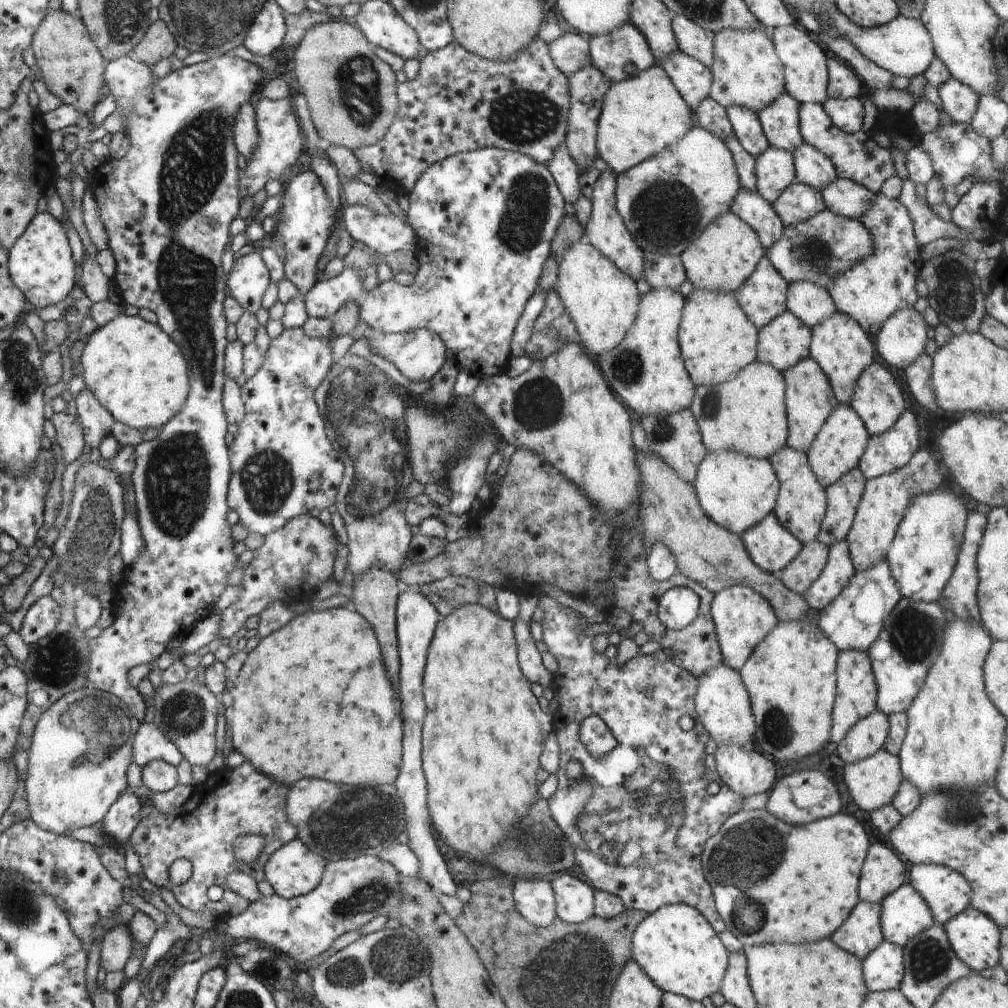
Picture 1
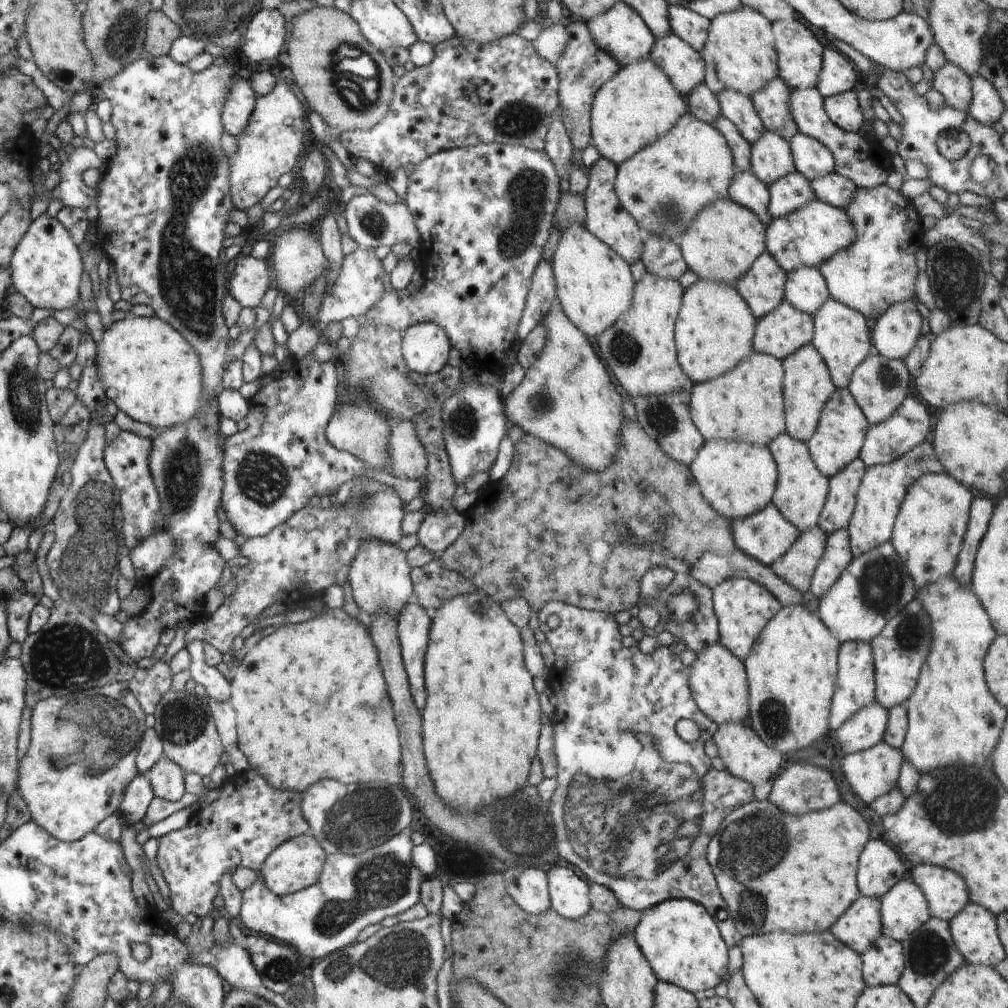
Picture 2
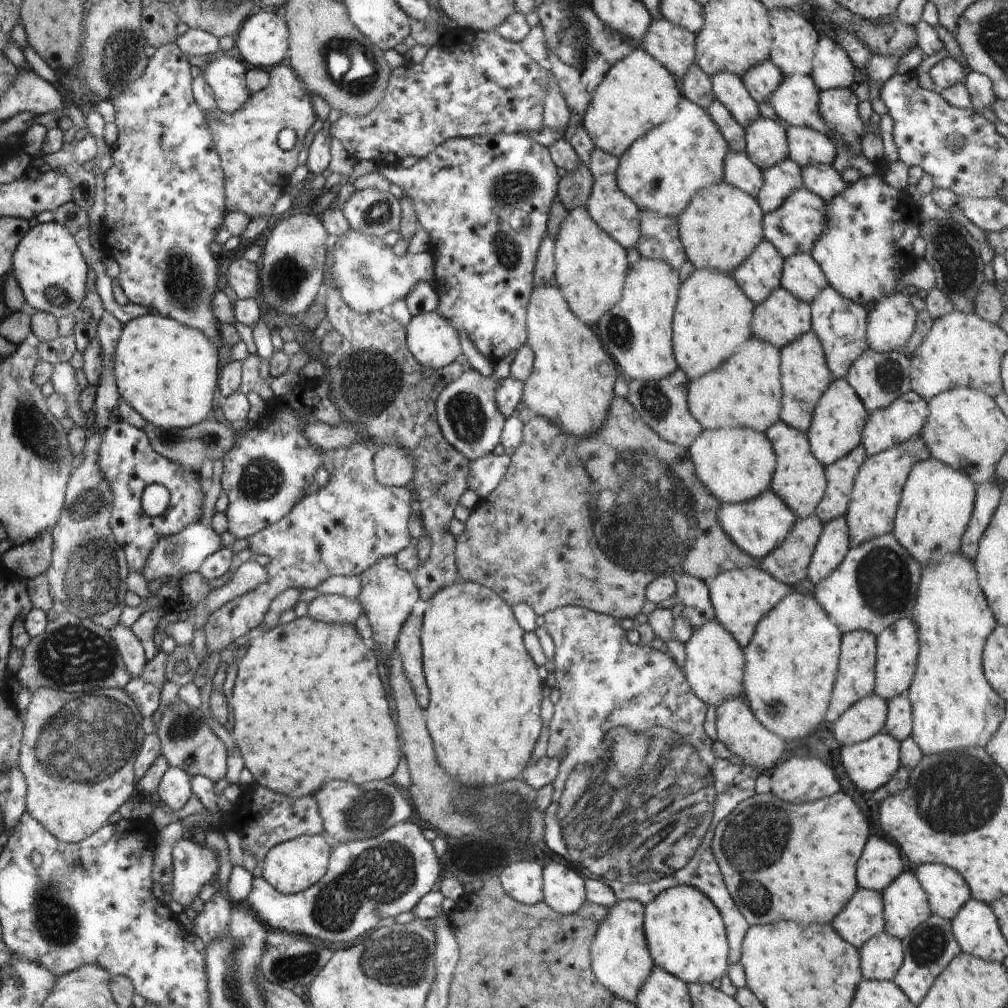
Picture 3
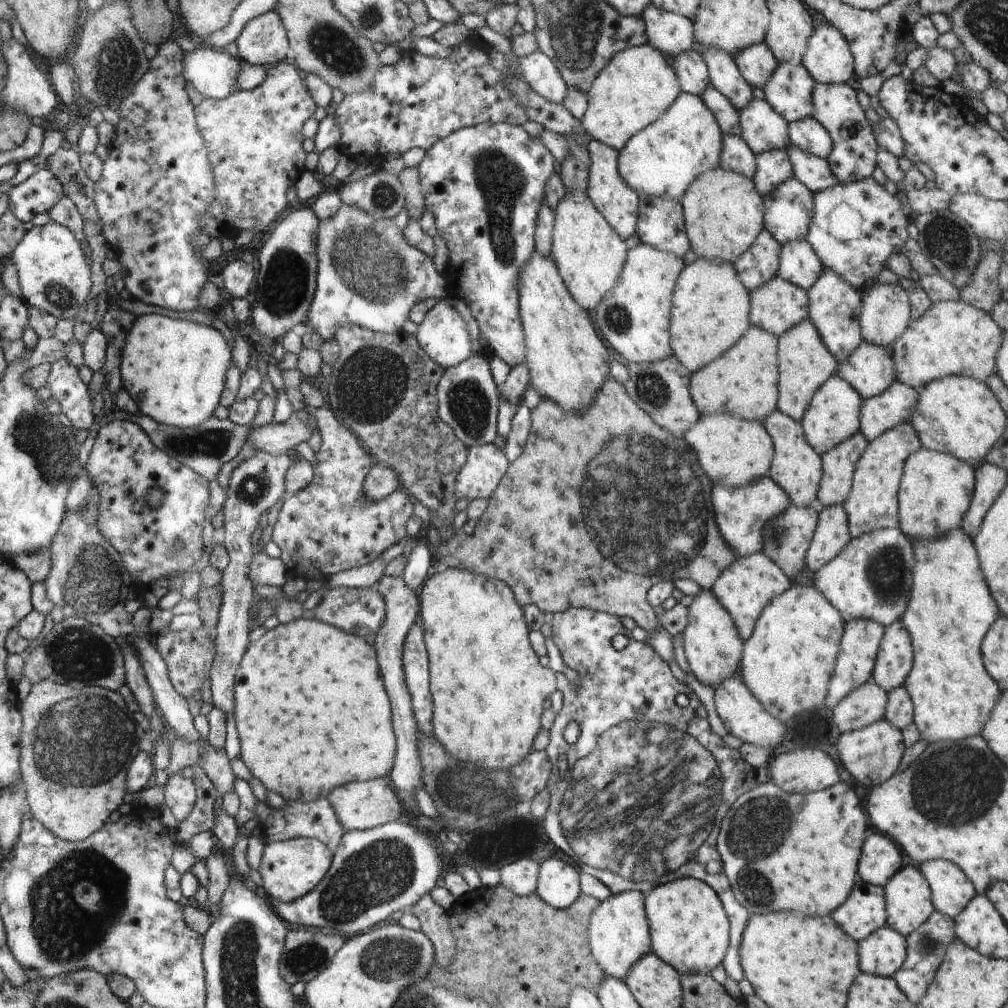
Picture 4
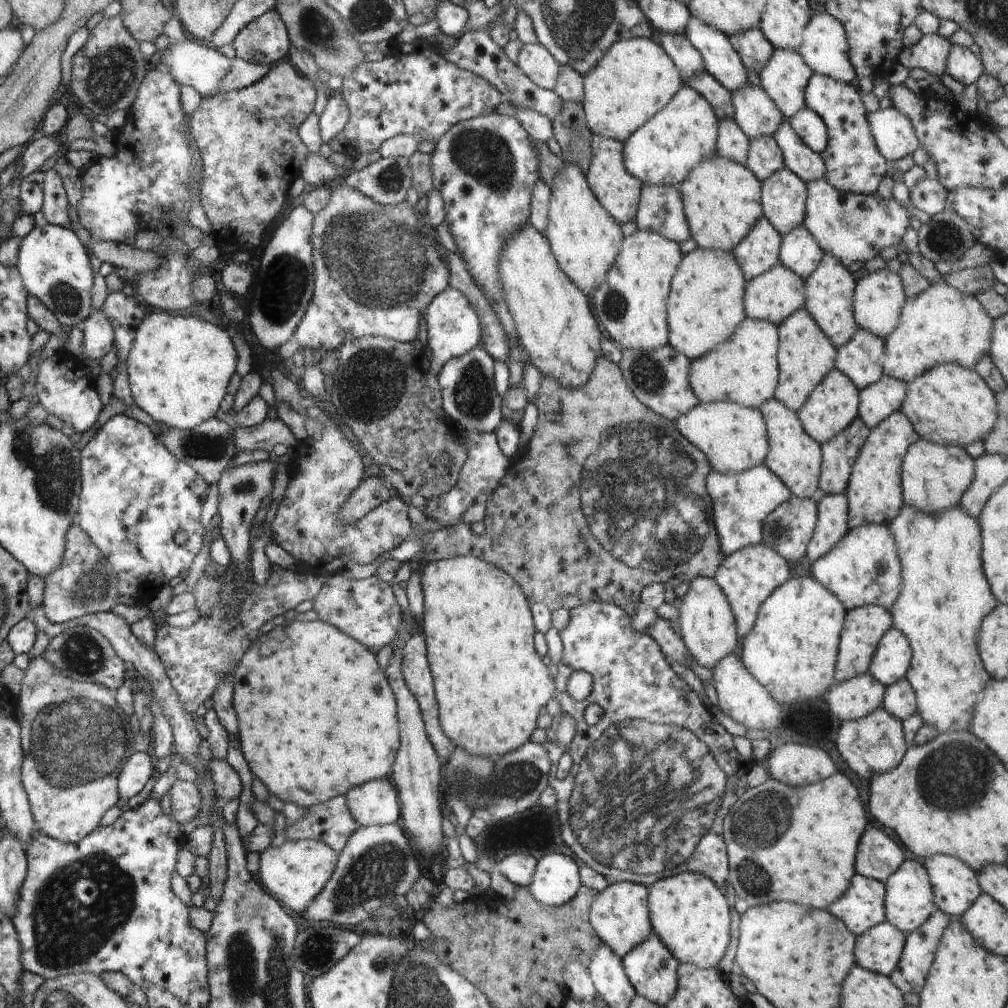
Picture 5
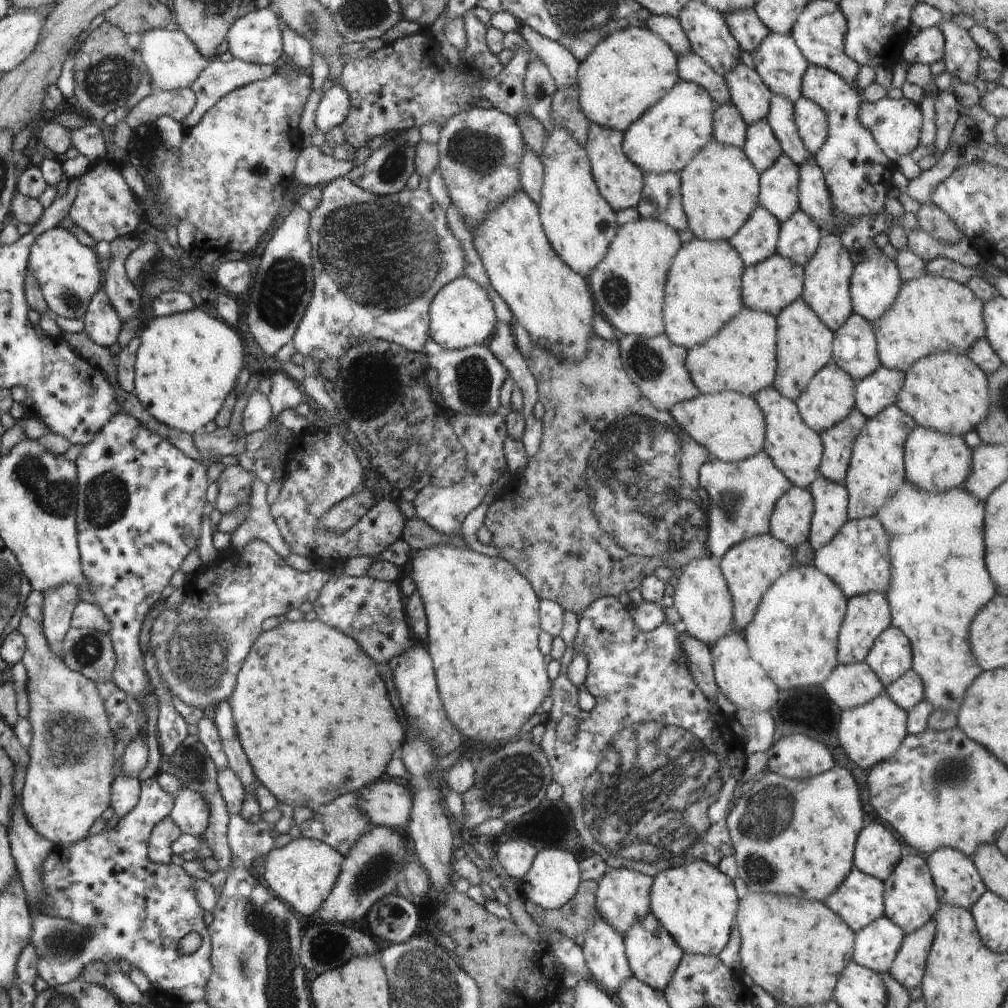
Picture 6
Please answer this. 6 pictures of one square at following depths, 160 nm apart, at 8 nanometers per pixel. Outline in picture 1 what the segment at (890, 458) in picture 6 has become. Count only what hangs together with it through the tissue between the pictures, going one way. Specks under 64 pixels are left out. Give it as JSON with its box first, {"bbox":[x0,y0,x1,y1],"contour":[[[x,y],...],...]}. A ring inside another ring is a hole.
{"bbox":[846,449,945,572],"contour":[[[919,449],[903,468],[866,480],[854,523],[846,539],[852,563],[856,568],[855,572],[862,572],[862,570],[876,566],[878,562],[885,560],[885,555],[892,540],[896,537],[896,530],[906,514],[910,500],[918,494],[934,492],[942,486],[945,474],[940,472],[939,465],[931,452]]]}

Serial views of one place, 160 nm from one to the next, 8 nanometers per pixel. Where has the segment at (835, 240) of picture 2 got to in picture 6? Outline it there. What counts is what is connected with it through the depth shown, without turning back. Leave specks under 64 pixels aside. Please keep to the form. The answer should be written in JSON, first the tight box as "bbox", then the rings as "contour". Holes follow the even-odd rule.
{"bbox":[759,154,799,224],"contour":[[[782,154],[764,172],[759,173],[759,204],[782,224],[799,210],[799,166]]]}

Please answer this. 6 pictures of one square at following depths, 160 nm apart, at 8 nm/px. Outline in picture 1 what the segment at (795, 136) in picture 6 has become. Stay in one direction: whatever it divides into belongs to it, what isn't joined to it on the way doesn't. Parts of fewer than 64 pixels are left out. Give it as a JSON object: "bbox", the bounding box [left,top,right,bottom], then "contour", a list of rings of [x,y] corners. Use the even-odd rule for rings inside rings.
{"bbox":[820,179,873,220],"contour":[[[847,179],[834,180],[820,194],[827,210],[853,220],[866,214],[873,196],[864,186]]]}

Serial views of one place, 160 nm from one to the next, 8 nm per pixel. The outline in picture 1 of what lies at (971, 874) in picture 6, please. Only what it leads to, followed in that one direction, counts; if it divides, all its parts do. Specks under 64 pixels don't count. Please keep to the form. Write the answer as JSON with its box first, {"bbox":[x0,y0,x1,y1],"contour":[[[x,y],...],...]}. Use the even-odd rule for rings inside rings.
{"bbox":[908,864,971,924],"contour":[[[914,864],[908,880],[924,898],[933,920],[939,924],[946,924],[971,905],[970,884],[946,866]]]}

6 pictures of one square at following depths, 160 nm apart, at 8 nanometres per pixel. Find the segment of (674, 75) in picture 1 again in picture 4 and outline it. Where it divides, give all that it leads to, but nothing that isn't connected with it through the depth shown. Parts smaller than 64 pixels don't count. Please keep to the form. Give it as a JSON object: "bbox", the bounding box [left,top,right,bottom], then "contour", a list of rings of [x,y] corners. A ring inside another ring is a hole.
{"bbox":[642,4,695,58],"contour":[[[650,4],[644,9],[642,20],[645,22],[647,44],[667,58],[695,49],[693,21],[689,18]]]}

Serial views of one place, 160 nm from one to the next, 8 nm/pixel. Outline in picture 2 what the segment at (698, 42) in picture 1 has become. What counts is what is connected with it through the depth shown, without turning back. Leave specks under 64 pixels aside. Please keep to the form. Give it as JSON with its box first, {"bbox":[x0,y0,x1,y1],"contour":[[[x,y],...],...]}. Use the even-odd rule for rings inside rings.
{"bbox":[669,5,711,52],"contour":[[[669,5],[669,20],[673,33],[678,38],[698,52],[702,50],[711,23],[707,18],[679,5]]]}

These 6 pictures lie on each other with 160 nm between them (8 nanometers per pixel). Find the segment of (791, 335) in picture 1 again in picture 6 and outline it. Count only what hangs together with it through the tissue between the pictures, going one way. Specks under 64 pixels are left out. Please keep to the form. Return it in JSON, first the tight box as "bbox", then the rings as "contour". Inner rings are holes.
{"bbox":[741,252,804,316],"contour":[[[777,252],[758,265],[745,267],[741,278],[743,303],[749,309],[777,316],[783,308],[794,302],[803,293],[804,271],[800,265]]]}

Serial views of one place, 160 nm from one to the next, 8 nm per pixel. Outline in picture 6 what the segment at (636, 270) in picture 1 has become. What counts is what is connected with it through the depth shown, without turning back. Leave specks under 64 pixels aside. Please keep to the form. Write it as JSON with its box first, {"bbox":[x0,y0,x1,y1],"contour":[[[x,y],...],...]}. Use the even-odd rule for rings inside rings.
{"bbox":[585,122,643,211],"contour":[[[590,122],[590,124],[585,149],[591,164],[592,176],[600,194],[615,211],[636,208],[642,198],[643,174],[624,154],[624,133],[618,129],[609,129],[596,123]]]}

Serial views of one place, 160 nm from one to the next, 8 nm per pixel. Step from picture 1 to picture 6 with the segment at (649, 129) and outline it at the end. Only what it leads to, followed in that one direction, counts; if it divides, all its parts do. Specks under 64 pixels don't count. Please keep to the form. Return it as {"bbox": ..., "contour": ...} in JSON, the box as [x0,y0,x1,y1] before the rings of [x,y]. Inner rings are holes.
{"bbox":[577,26,680,133],"contour":[[[647,26],[614,31],[599,42],[583,61],[579,62],[577,85],[581,109],[590,122],[609,129],[618,129],[624,133],[635,120],[642,117],[678,84],[680,78],[677,64],[678,58],[672,49]]]}

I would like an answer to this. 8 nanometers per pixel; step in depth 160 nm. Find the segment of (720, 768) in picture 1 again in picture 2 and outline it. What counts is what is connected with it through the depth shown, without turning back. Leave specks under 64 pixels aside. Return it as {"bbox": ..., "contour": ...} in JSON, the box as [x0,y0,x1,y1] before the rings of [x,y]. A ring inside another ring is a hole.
{"bbox":[713,721,785,787],"contour":[[[731,721],[718,725],[713,738],[725,768],[735,777],[744,779],[753,787],[762,786],[767,780],[773,780],[781,771],[780,764],[785,758],[784,754],[764,744],[748,722],[734,723]]]}

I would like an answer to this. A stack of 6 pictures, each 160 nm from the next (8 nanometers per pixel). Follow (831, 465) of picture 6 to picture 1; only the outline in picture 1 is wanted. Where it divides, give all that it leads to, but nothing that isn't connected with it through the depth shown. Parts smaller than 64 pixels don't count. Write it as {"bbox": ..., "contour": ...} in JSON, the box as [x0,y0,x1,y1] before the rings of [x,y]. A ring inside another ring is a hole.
{"bbox":[817,466,865,548],"contour":[[[856,466],[837,482],[825,488],[827,510],[820,522],[817,537],[819,542],[829,548],[832,544],[847,539],[865,485],[864,474]]]}

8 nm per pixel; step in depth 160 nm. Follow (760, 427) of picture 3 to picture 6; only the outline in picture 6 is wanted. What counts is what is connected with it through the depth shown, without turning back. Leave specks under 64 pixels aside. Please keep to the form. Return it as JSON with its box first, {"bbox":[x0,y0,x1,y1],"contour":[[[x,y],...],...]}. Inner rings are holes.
{"bbox":[685,306,777,398],"contour":[[[744,306],[716,336],[687,350],[685,365],[699,392],[736,391],[754,398],[760,390],[772,387],[777,371],[777,330],[775,316]]]}

